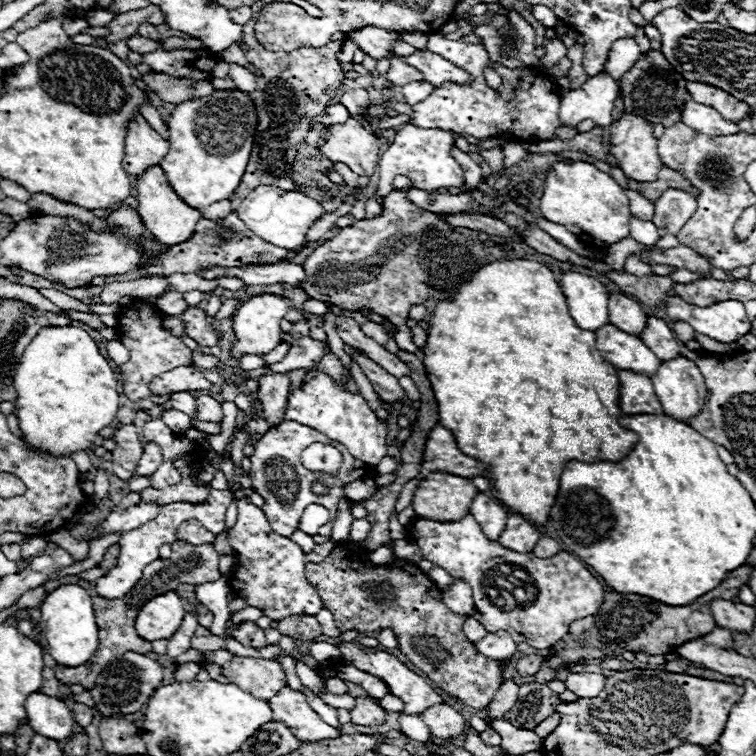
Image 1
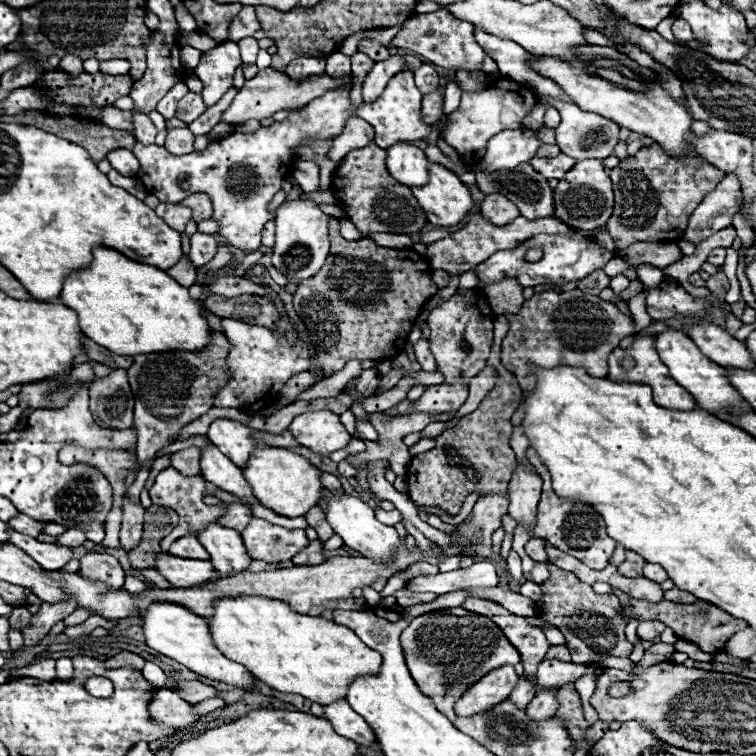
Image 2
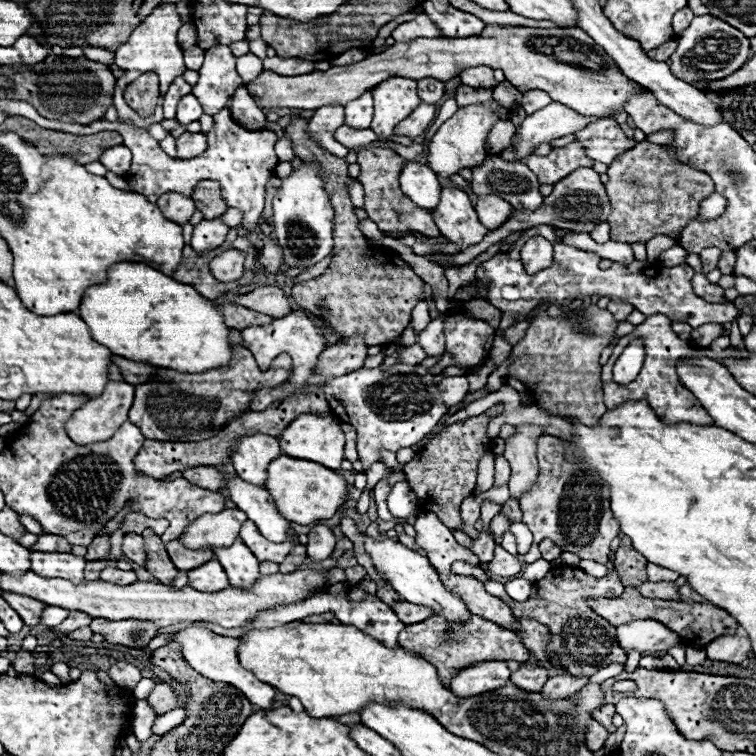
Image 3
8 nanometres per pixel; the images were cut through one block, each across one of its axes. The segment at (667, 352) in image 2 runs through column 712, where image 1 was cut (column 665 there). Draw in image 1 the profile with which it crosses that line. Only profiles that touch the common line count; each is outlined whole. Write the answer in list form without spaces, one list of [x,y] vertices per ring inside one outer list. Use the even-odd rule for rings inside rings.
[[[684,356],[662,362],[660,372],[652,376],[652,384],[664,414],[678,422],[688,422],[706,404],[708,390],[704,378],[698,366]]]

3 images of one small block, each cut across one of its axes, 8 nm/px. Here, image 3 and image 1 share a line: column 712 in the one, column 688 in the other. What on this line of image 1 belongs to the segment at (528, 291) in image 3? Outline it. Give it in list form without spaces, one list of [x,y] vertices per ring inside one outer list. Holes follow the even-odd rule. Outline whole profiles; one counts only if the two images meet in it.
[[[668,296],[666,312],[674,322],[688,322],[696,332],[722,344],[736,342],[750,332],[748,314],[738,300],[724,300],[708,308],[698,308],[684,302],[680,296]]]

